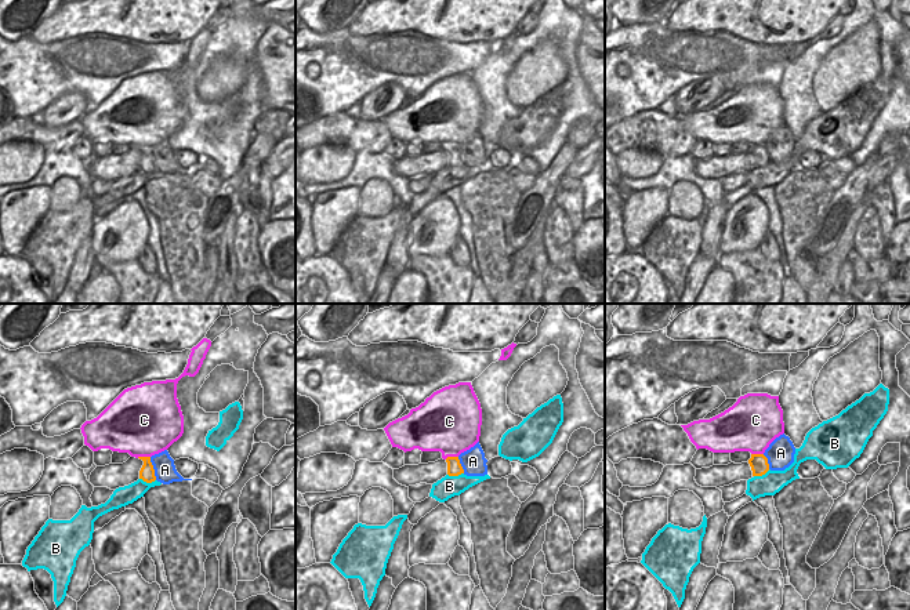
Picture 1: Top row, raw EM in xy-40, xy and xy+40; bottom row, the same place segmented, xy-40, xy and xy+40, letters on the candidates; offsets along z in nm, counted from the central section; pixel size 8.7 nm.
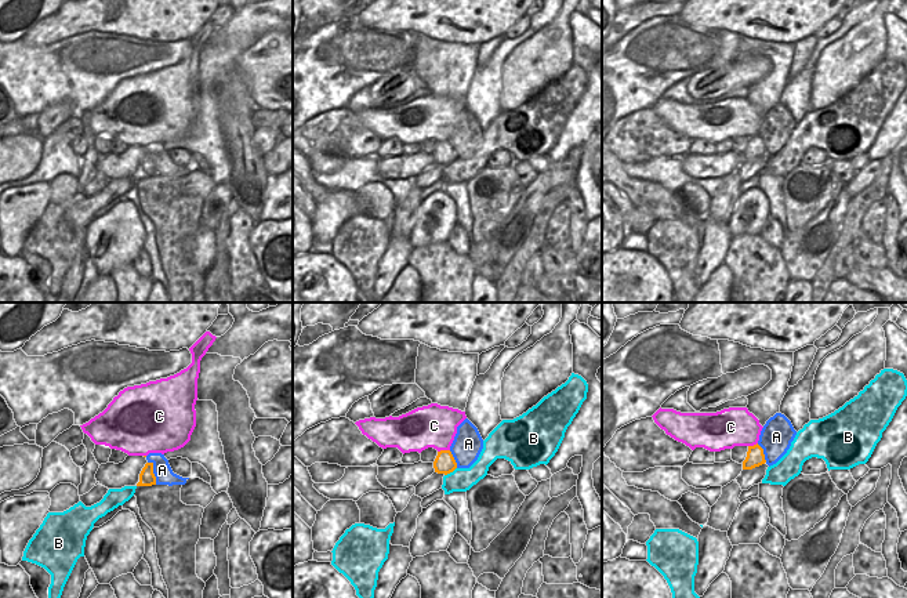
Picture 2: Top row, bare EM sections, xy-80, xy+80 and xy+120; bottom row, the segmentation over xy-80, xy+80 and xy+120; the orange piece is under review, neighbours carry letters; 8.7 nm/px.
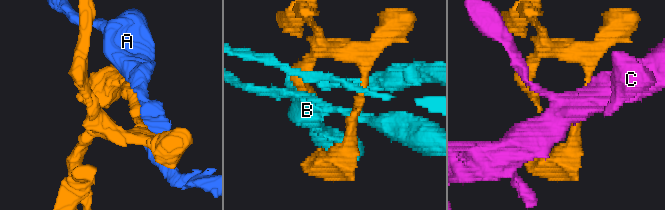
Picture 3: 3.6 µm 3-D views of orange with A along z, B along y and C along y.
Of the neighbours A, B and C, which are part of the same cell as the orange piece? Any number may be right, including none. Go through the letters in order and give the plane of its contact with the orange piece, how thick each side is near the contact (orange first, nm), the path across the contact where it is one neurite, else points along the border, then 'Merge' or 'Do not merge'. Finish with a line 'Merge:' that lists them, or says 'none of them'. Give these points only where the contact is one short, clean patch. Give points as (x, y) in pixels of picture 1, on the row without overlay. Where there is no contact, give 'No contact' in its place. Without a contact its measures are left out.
A: Touches orange in xy-40. Thickness 140 nm (orange) against 190 nm. Do not merge
B: Touches orange in xy-40. Thickness 140 nm (orange) against 170 nm. Do not merge
C: Touches orange in xy-40. Thickness 140 nm (orange) against 480 nm. Boundary: xy-40 (149, 146), (137, 148). Do not merge
Merge: none of them

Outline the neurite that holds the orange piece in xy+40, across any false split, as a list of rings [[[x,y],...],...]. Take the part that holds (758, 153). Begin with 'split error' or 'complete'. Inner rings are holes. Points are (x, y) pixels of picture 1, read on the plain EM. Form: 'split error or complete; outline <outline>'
complete; outline [[[751,145],[748,155],[753,161],[753,167],[762,167],[769,161],[768,149],[764,145]]]

